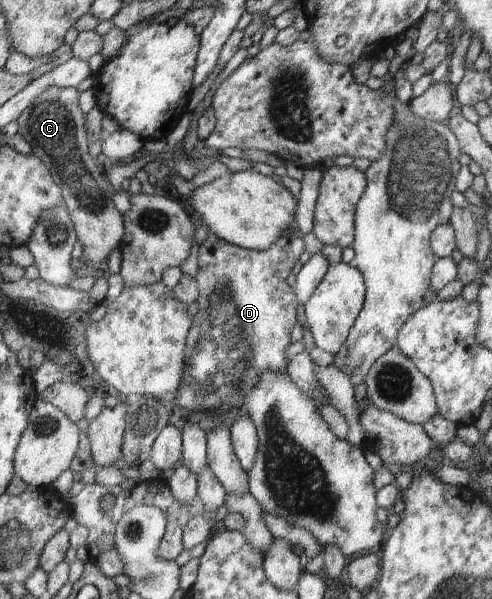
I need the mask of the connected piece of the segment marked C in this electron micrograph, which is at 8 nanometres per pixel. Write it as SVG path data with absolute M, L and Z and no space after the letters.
M49 86L43 93L40 93L34 100L33 105L27 107L27 109L24 109L20 116L16 119L18 123L18 133L21 133L23 136L23 139L31 145L31 149L33 149L32 153L38 156L43 163L50 168L50 174L52 177L52 181L55 182L59 189L61 189L62 193L62 199L64 201L64 204L66 205L66 208L68 209L68 214L70 215L71 221L74 223L74 228L76 229L76 234L78 235L78 242L81 244L81 247L83 248L83 254L80 257L79 260L81 260L83 263L85 263L83 268L87 269L96 269L98 272L99 270L99 264L103 259L107 259L109 253L111 253L112 249L115 249L115 247L119 247L121 245L121 241L123 241L123 235L125 233L124 230L124 223L122 220L122 213L117 211L117 208L115 207L115 204L113 203L112 197L114 196L115 192L112 188L112 185L109 183L109 180L107 176L105 175L105 172L103 171L101 165L97 162L97 159L94 158L89 153L89 145L87 144L87 137L86 137L86 115L81 111L79 108L79 96L80 91L76 88L60 88L57 86Z

